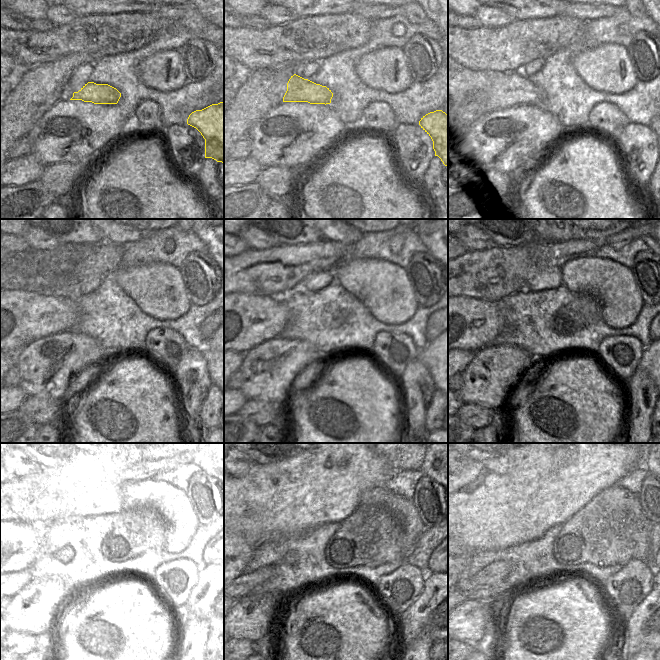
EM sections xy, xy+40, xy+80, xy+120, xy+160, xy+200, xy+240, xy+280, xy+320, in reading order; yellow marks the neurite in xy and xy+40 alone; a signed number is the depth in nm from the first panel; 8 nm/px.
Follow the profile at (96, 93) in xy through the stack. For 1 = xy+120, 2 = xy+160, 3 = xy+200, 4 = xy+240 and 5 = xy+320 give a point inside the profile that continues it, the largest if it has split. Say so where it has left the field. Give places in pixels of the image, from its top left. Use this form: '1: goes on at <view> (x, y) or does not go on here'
1: goes on at xy+120 (20, 318)
2: goes on at xy+160 (244, 321)
3: goes on at xy+200 (471, 324)
4: goes on at xy+240 (20, 542)
5: goes on at xy+320 (468, 554)

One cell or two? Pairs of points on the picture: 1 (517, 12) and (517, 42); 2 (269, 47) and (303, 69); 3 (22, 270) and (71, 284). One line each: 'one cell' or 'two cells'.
1: two cells
2: two cells
3: two cells

